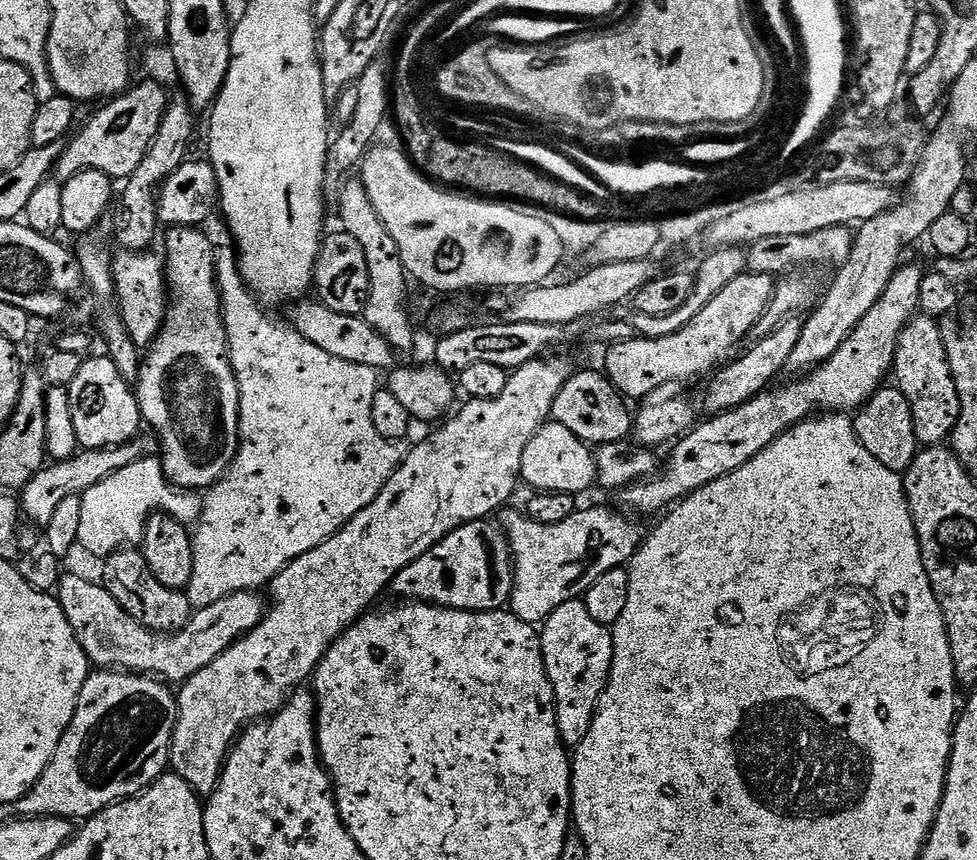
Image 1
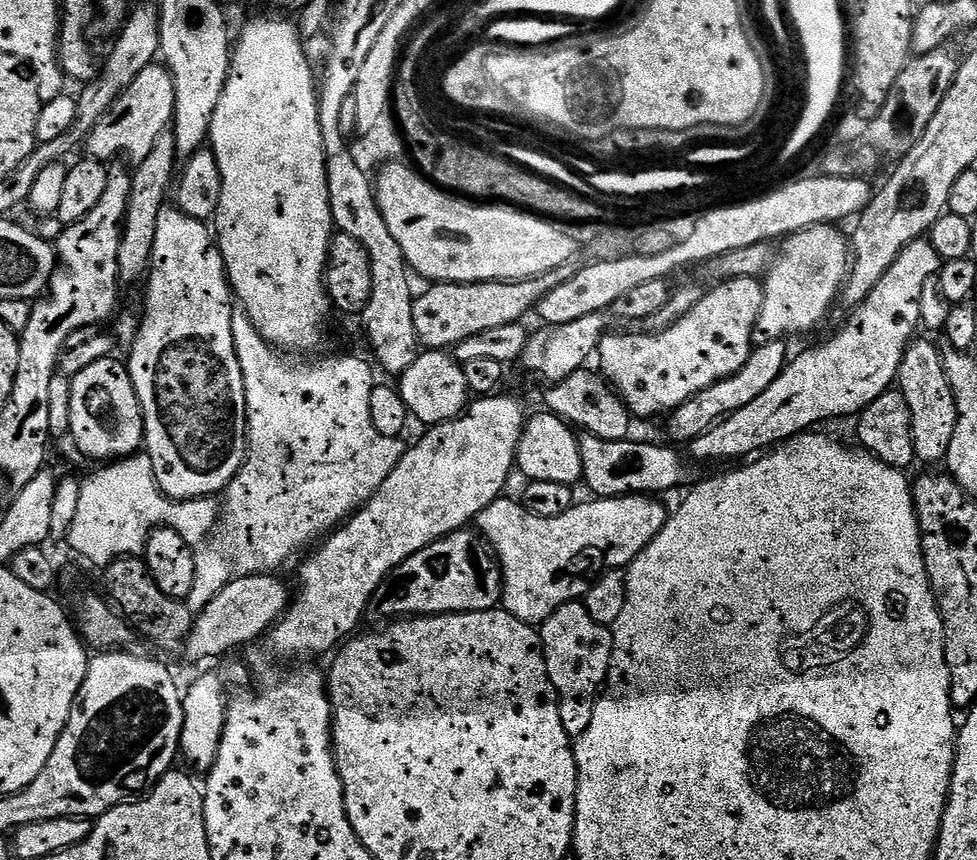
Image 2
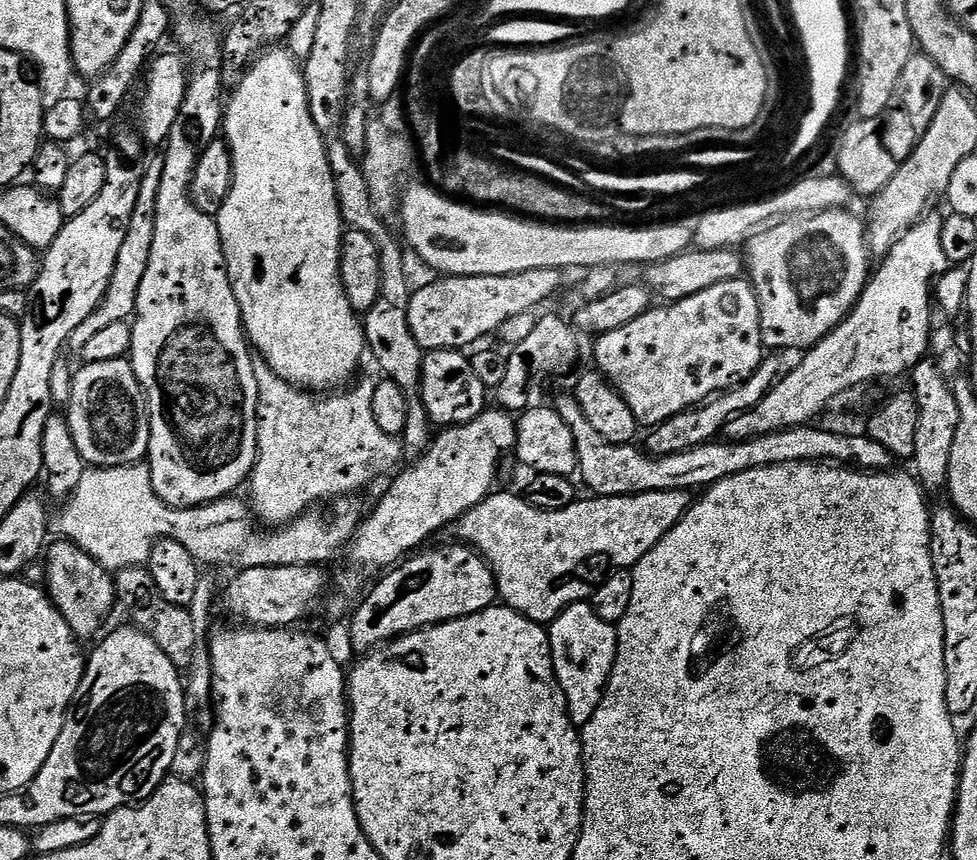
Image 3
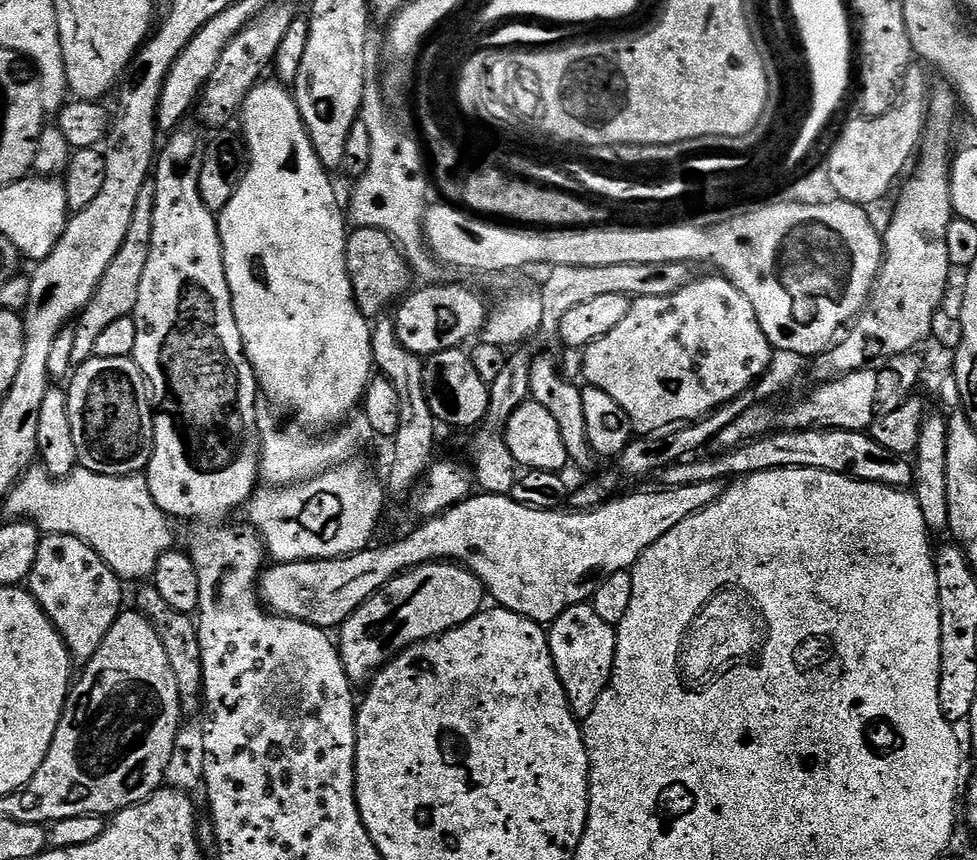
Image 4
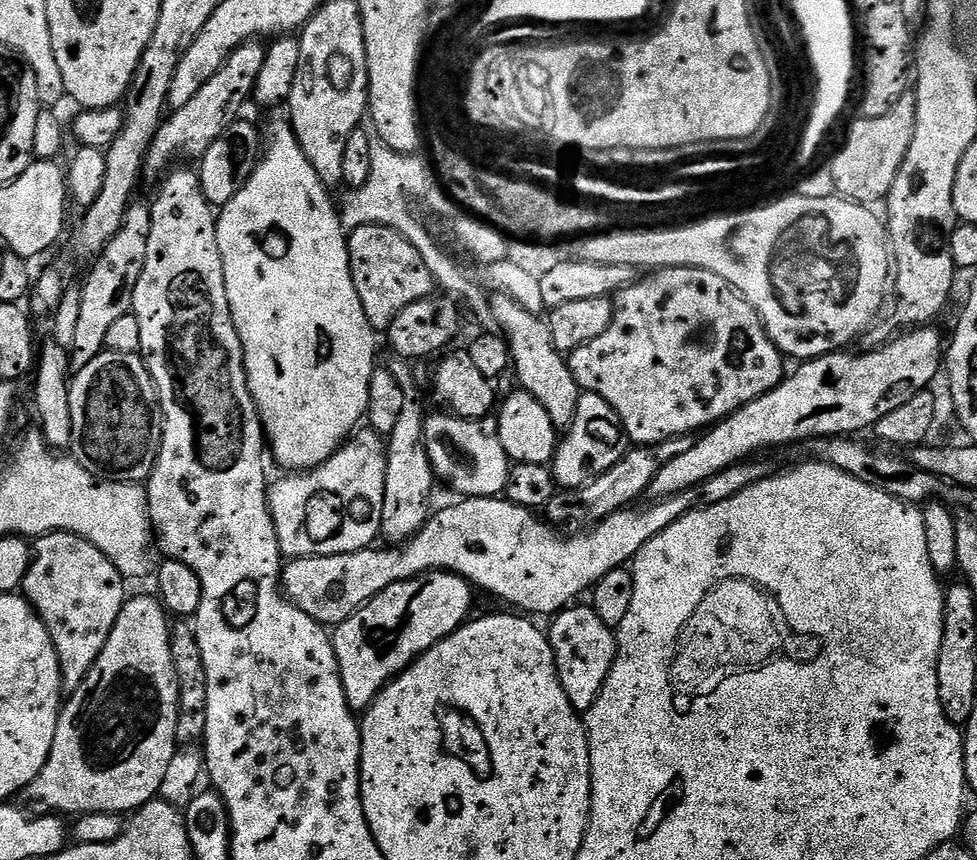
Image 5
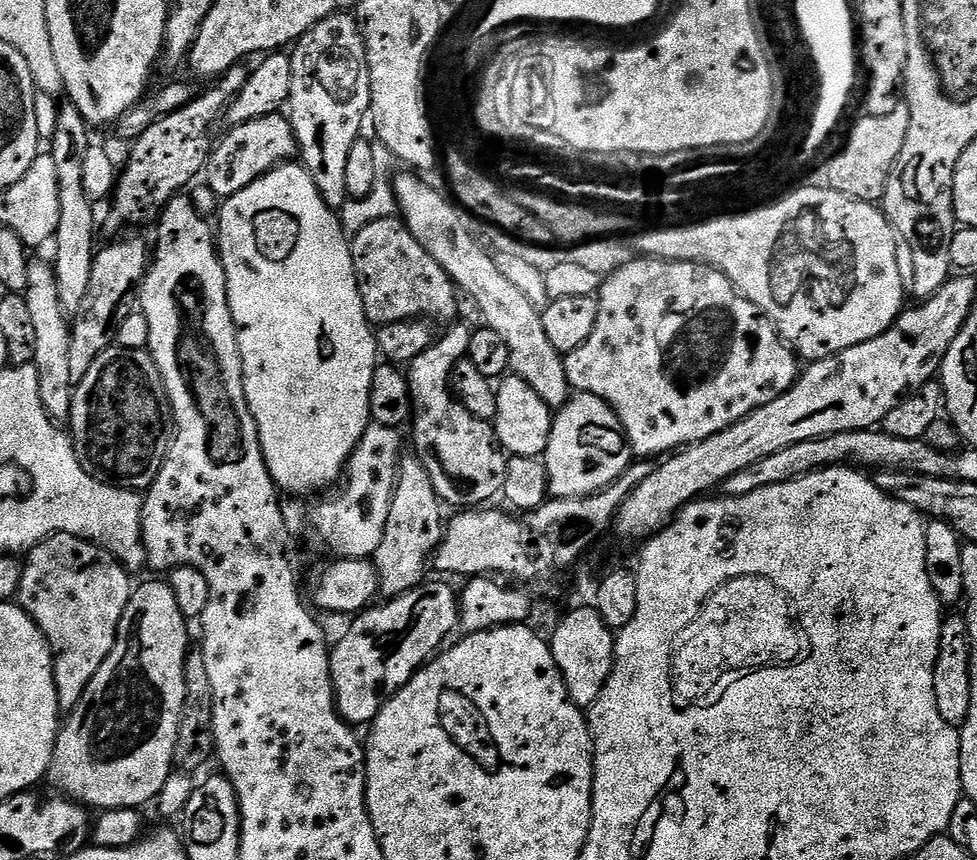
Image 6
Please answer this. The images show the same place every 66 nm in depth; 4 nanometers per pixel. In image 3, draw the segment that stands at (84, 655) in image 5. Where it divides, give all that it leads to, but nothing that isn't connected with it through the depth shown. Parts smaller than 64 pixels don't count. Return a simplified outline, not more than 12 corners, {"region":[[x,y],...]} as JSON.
{"region":[[71,540],[47,545],[52,604],[77,640],[117,607],[113,573]]}

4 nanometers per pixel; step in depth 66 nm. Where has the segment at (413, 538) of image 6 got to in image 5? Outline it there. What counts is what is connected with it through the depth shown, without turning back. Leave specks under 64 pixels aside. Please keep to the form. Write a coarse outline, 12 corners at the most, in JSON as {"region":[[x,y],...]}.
{"region":[[409,361],[386,364],[402,415],[386,437],[380,531],[411,540],[430,515],[438,477],[426,411]]}

